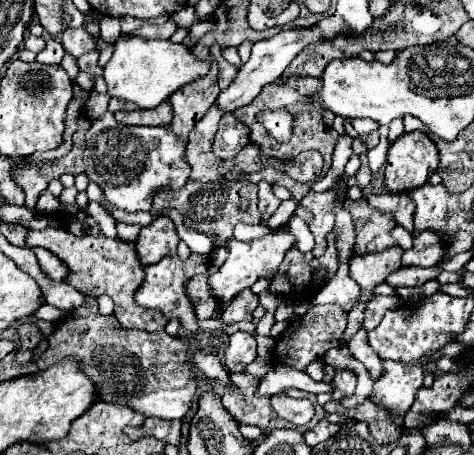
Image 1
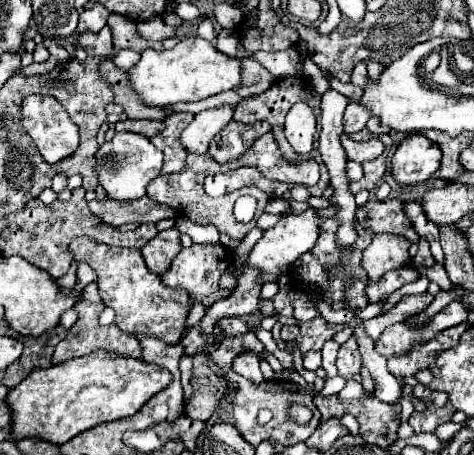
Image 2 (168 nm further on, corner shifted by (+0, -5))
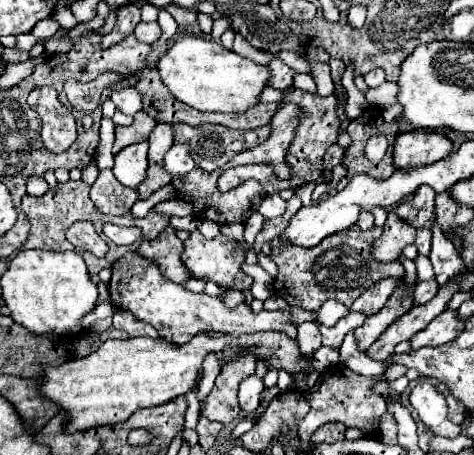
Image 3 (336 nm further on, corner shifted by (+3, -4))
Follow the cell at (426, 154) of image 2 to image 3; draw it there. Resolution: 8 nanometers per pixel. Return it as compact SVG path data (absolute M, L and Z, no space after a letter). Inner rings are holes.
M428 130L400 132L394 142L394 164L396 168L402 170L434 164L450 154L452 154L452 142L444 134Z

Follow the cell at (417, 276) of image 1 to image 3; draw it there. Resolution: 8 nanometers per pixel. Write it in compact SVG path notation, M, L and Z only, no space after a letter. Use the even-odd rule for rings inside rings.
M380 280L380 284L374 284L372 288L368 288L360 298L354 300L354 304L350 306L352 312L362 312L366 316L372 316L376 314L388 300L388 296L396 290L396 284L398 280Z

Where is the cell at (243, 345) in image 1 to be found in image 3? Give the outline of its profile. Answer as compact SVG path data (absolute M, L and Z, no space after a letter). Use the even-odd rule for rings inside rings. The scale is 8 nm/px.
M250 376L248 380L244 380L240 384L240 392L238 392L238 400L240 400L240 408L246 414L254 414L260 406L260 394L264 390L264 384L258 376Z

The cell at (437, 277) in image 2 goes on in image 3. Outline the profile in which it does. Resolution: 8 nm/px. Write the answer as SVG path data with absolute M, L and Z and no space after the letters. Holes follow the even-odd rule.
M358 226L344 230L336 236L324 238L316 248L288 246L288 248L272 248L270 260L278 266L278 276L274 278L274 292L290 306L298 306L304 310L318 310L326 300L340 300L344 306L352 306L352 302L370 286L374 286L382 278L402 278L404 268L400 262L382 264L372 258L372 242L380 238L382 228L374 228L362 232Z

